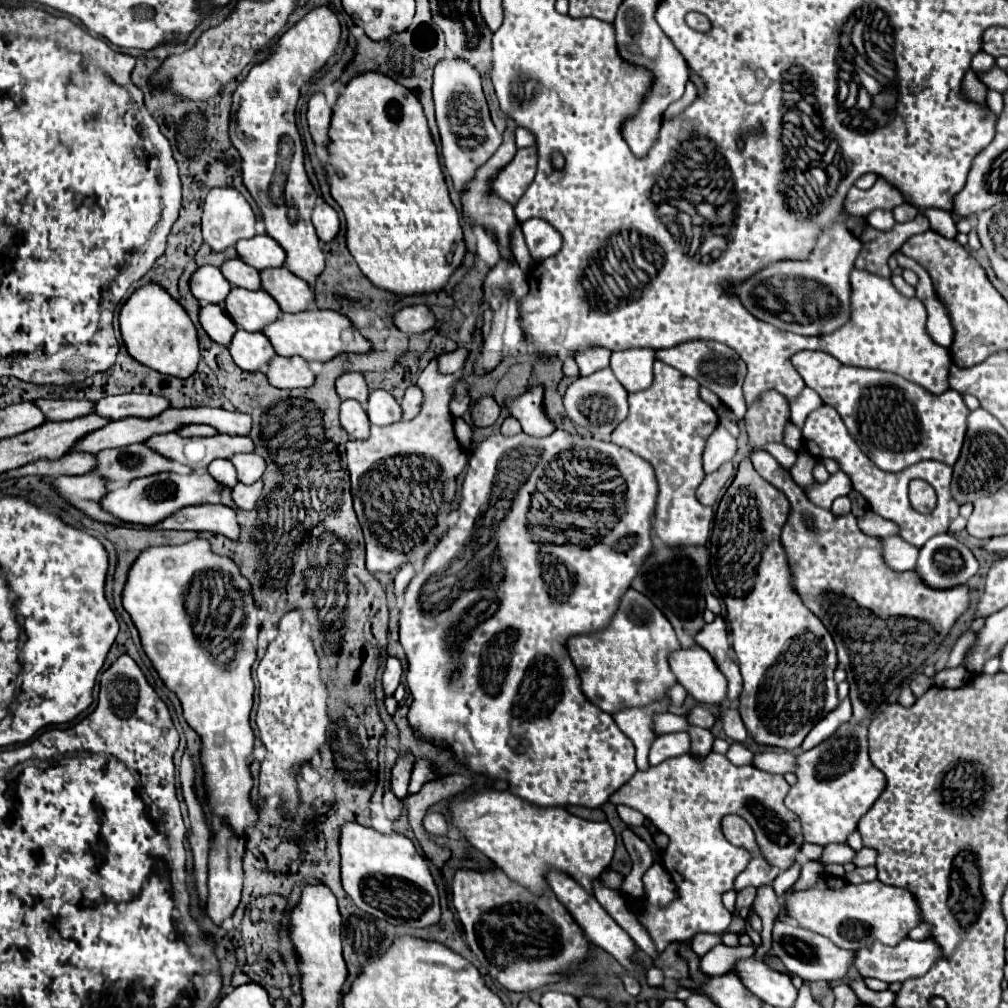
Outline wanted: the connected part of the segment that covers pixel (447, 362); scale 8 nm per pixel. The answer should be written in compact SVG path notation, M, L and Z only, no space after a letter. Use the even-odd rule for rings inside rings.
M458 348L453 352L441 355L438 358L440 372L442 374L453 374L462 369L468 355L469 352L466 348Z

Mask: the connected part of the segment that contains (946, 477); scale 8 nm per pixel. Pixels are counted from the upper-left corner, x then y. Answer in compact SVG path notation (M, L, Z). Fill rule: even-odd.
M822 406L814 412L808 414L804 430L804 444L806 448L812 452L812 456L818 458L834 458L842 472L846 472L852 480L852 486L870 502L870 508L880 514L886 520L892 520L900 526L900 536L904 540L908 540L914 546L922 546L926 540L930 540L930 536L948 532L948 524L958 516L958 504L954 504L954 498L950 494L950 480L952 480L952 468L946 464L938 464L936 460L924 460L918 462L902 472L884 472L880 470L856 444L856 440L848 434L840 414L832 408L832 406ZM912 478L922 478L926 480L938 494L938 506L934 508L932 514L920 514L916 512L910 502L908 502L908 484Z

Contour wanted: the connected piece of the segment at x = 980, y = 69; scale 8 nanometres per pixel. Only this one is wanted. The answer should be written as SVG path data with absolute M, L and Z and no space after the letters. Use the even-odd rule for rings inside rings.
M978 52L974 58L972 58L972 68L974 68L974 72L980 76L980 74L984 74L984 72L988 72L990 68L994 68L994 58L990 56L990 54L986 54L986 52Z

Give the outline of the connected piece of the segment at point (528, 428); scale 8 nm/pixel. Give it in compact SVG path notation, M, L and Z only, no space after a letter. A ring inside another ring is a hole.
M532 388L524 392L520 398L506 400L508 414L520 420L522 430L530 436L548 436L556 430L556 426L546 418L542 406L542 388Z

